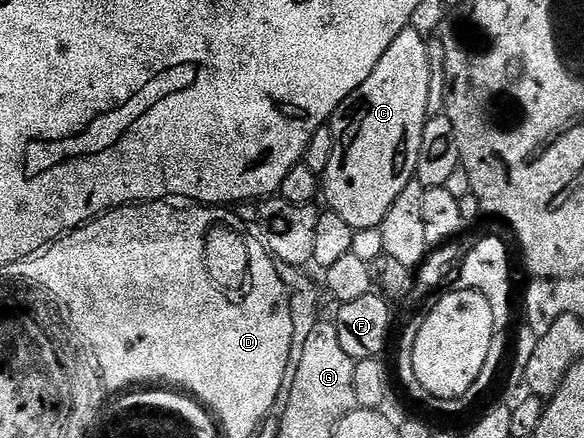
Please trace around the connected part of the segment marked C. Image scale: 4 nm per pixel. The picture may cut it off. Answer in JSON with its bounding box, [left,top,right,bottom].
[322,26,432,230]

